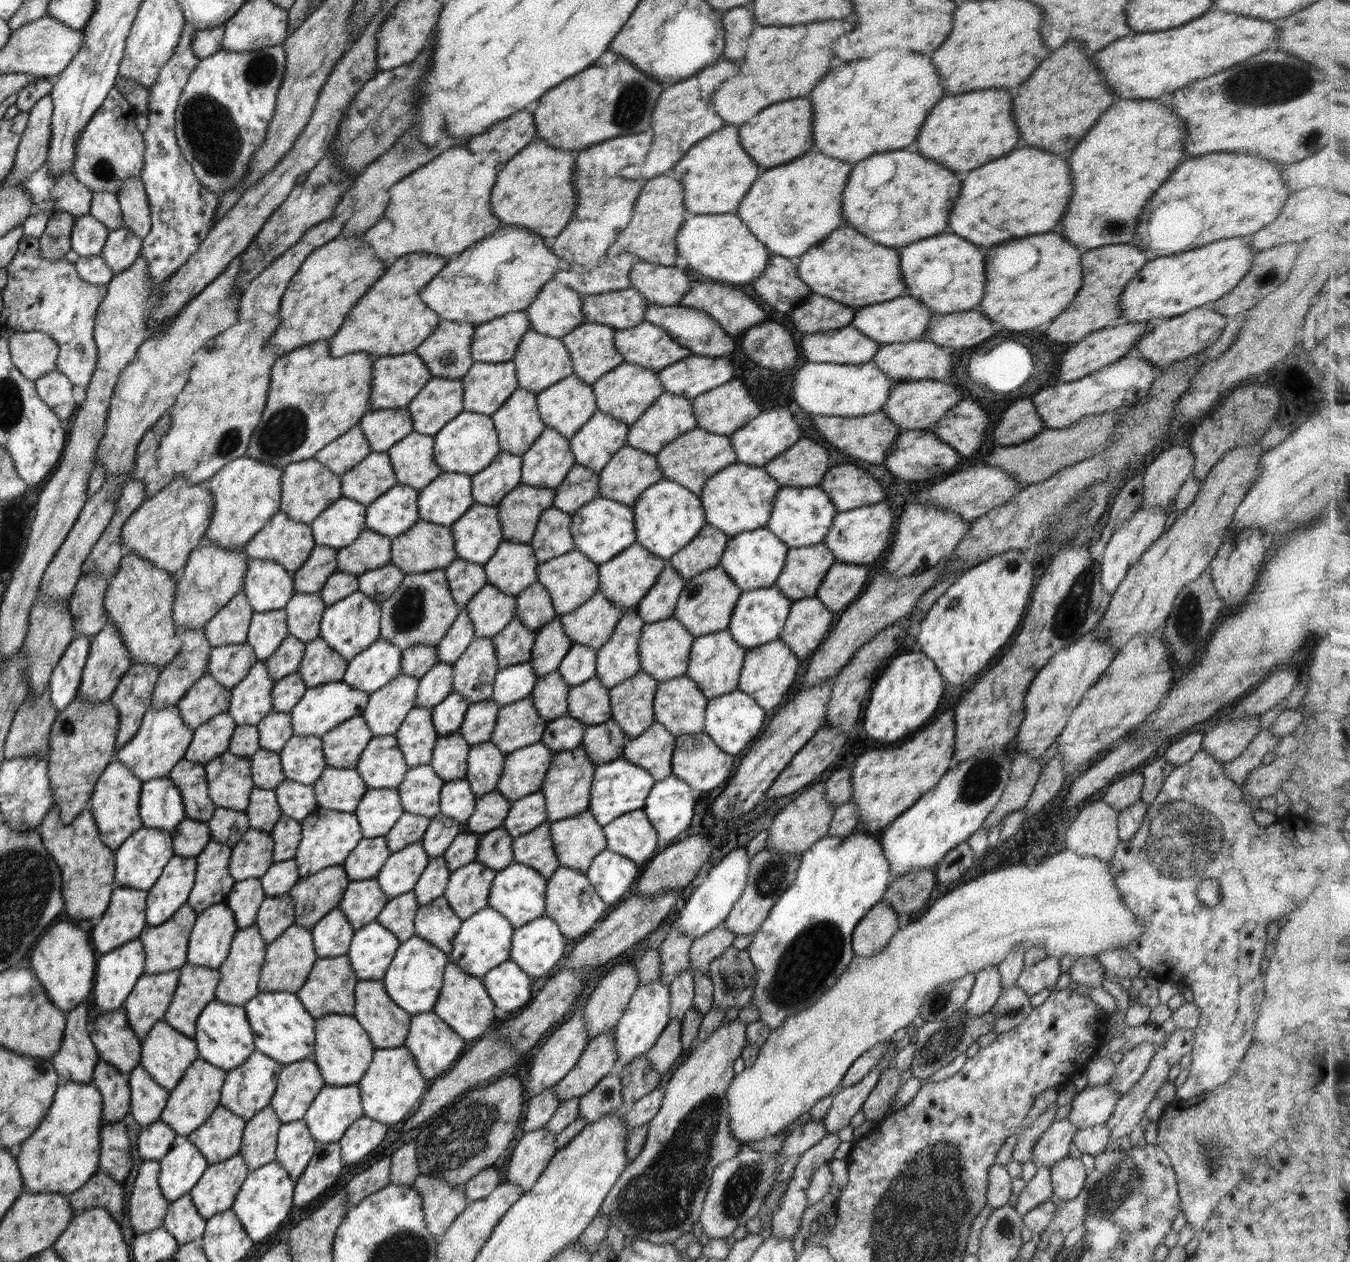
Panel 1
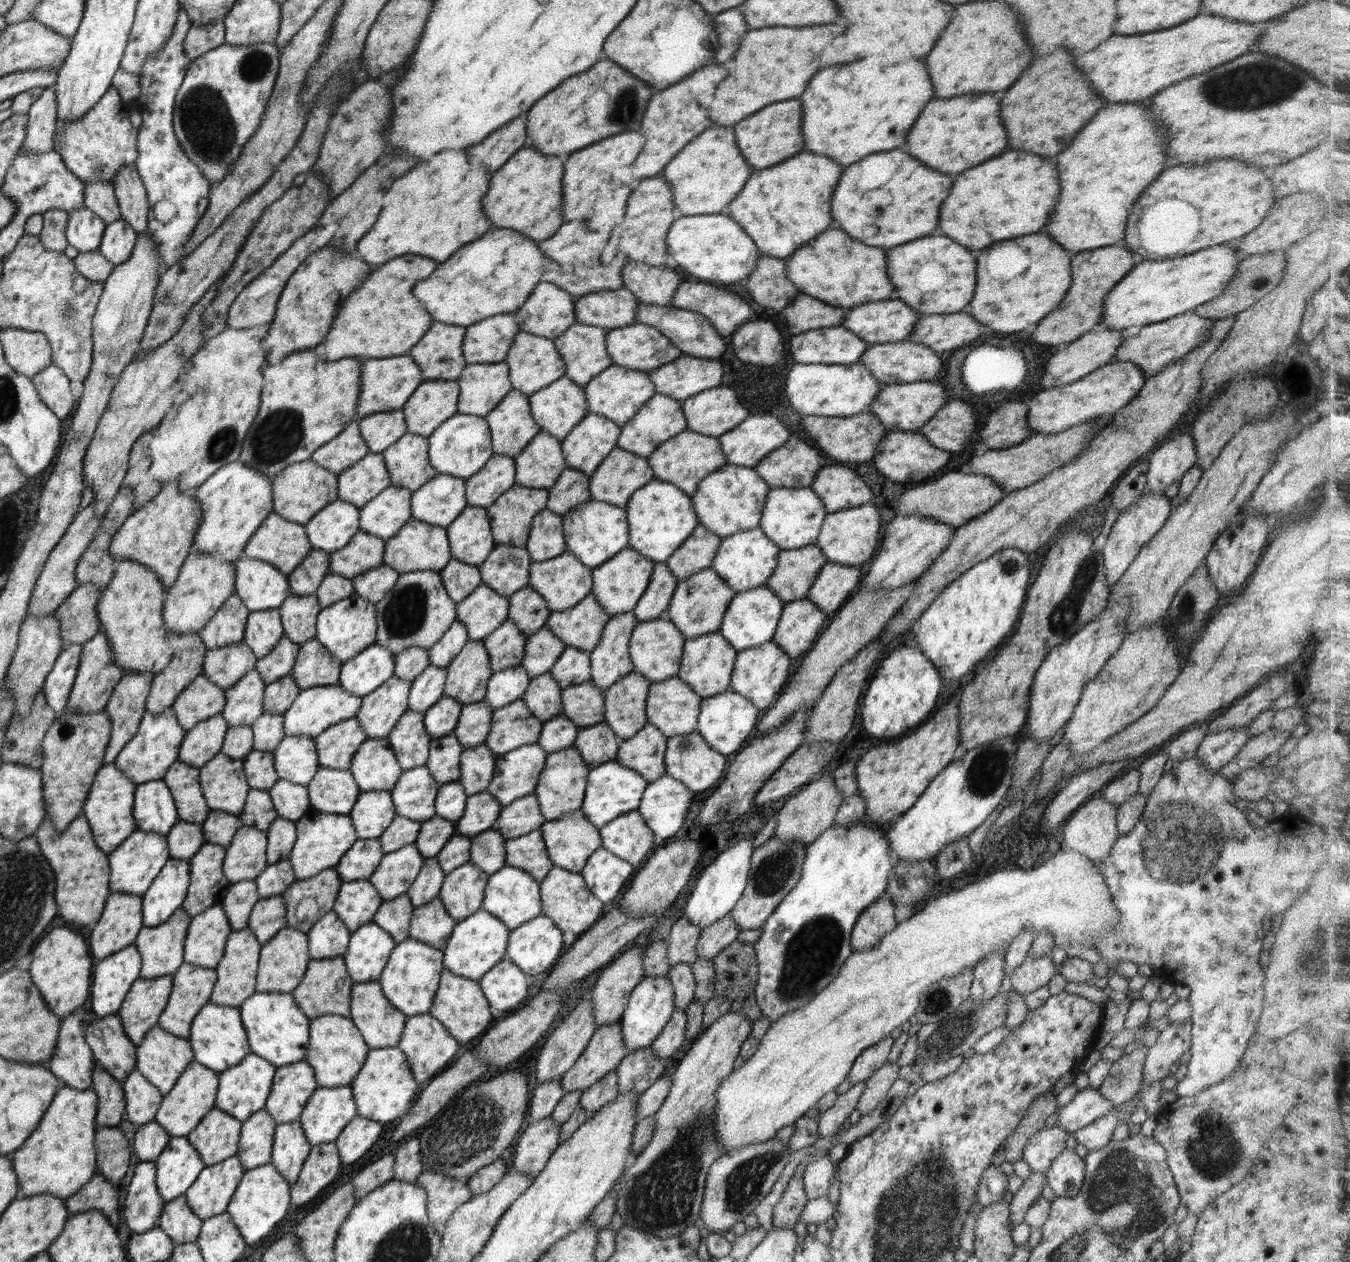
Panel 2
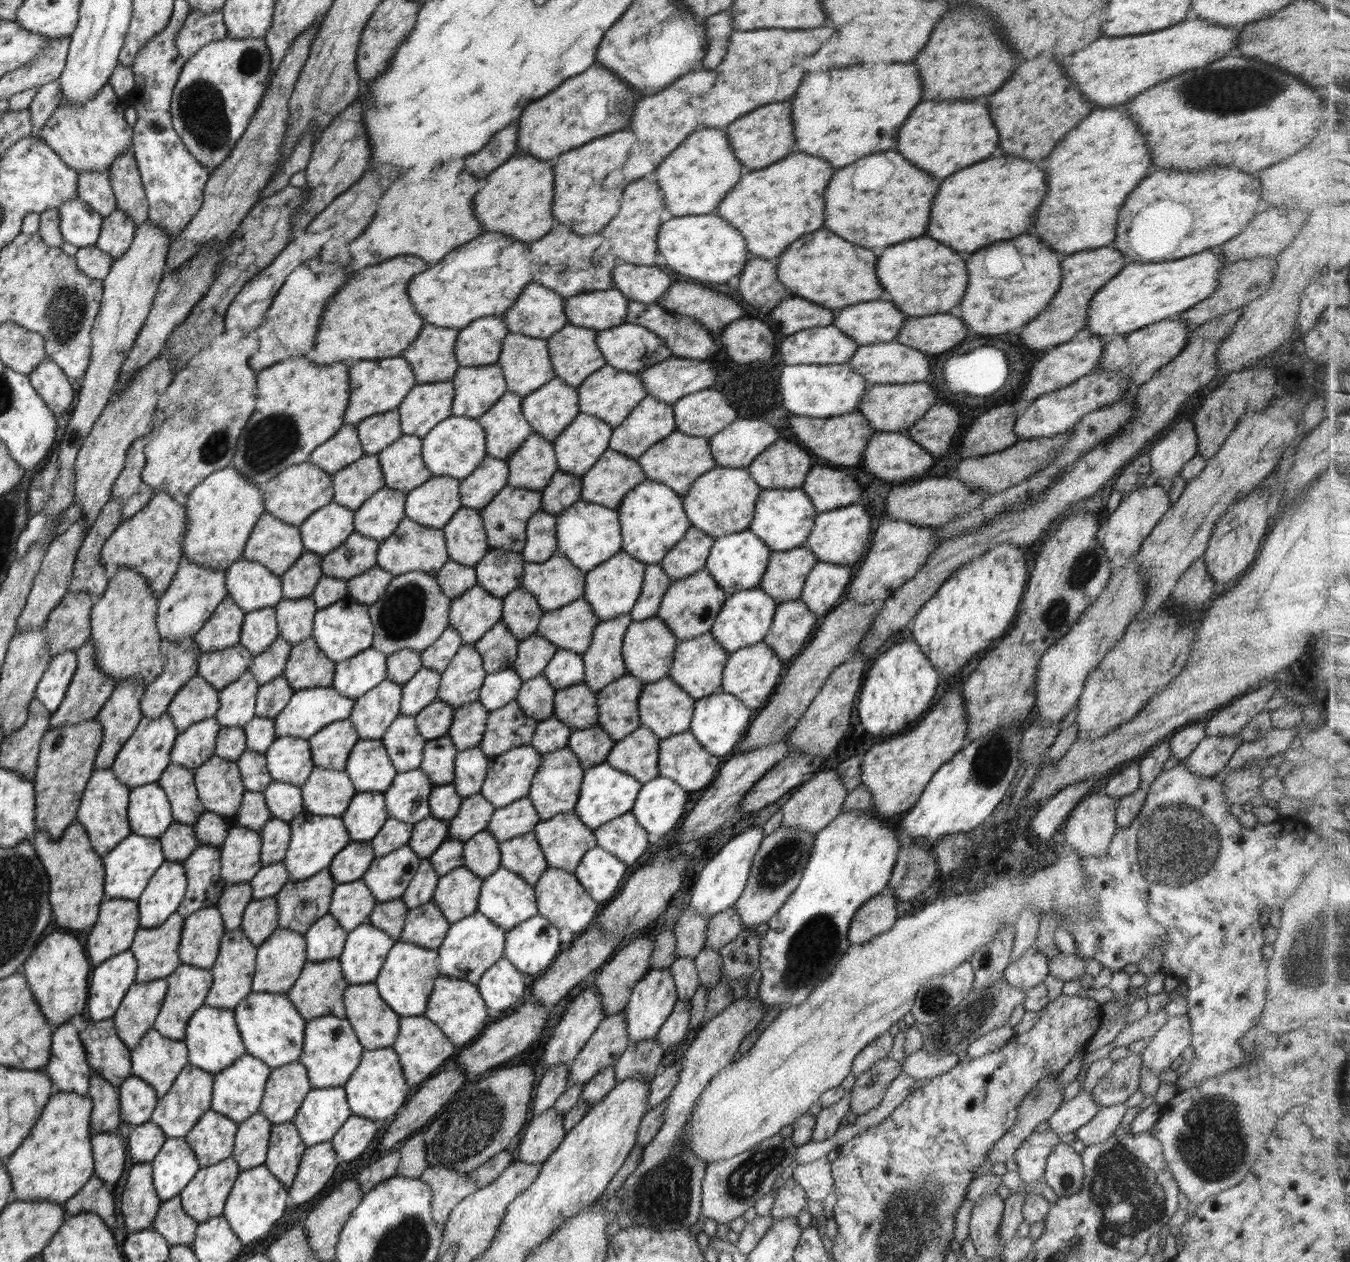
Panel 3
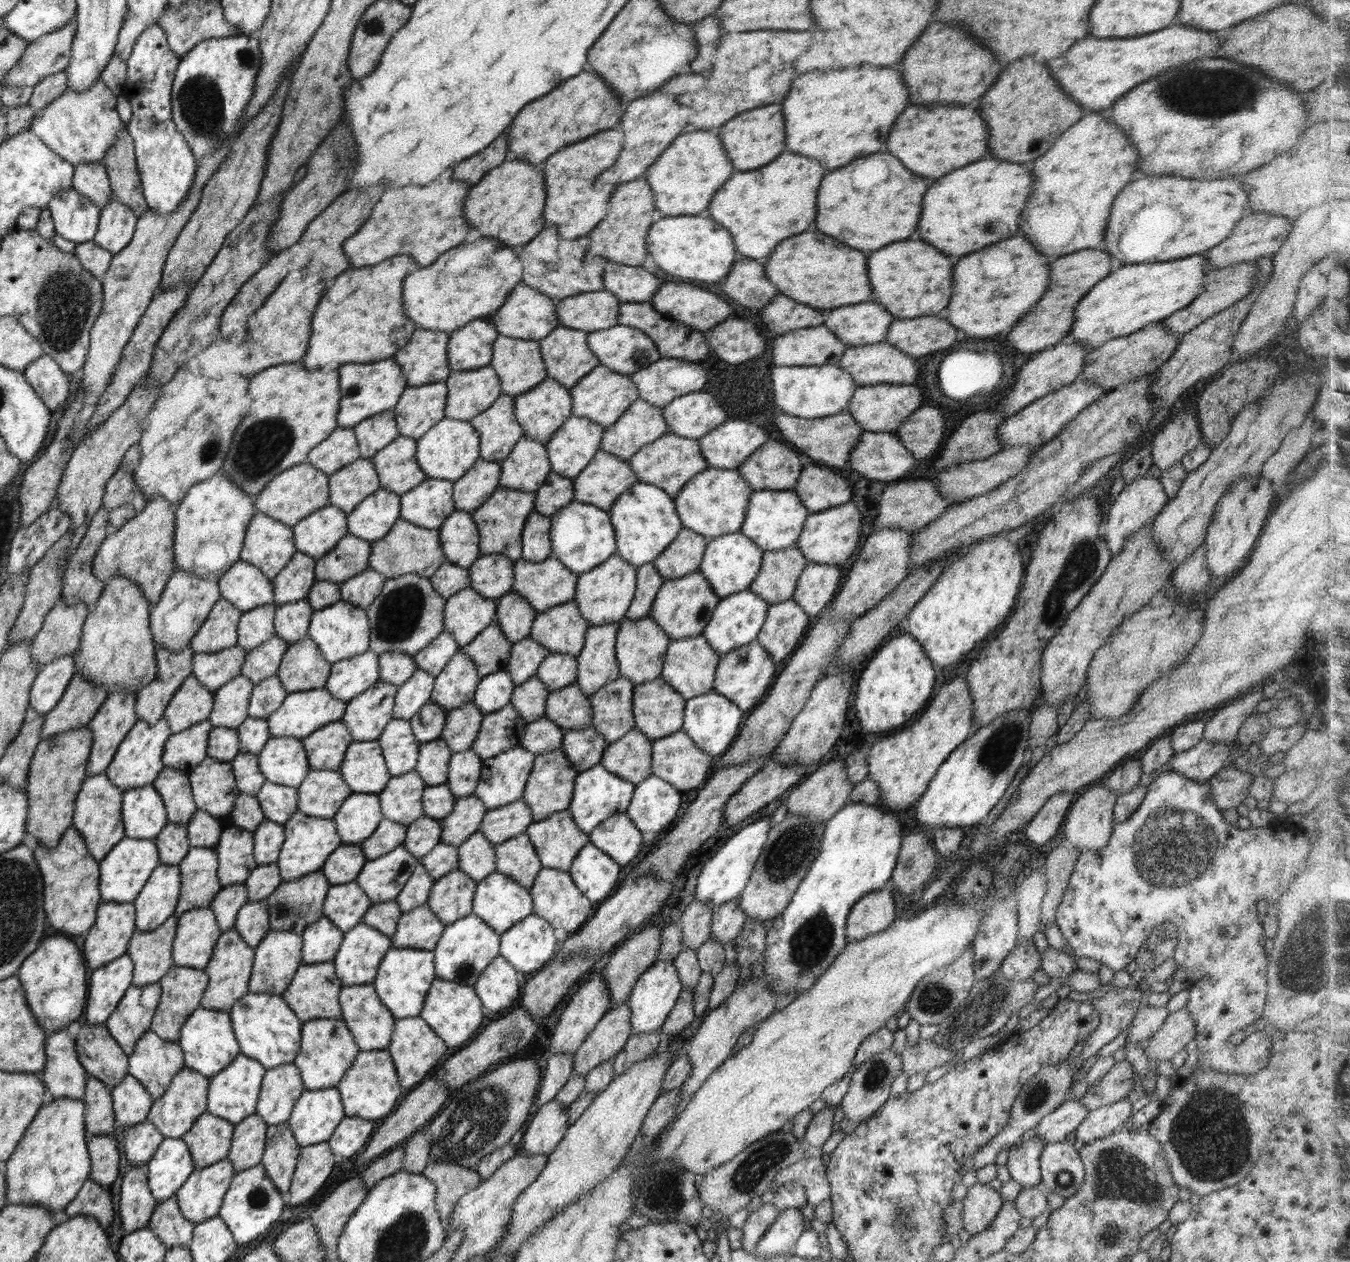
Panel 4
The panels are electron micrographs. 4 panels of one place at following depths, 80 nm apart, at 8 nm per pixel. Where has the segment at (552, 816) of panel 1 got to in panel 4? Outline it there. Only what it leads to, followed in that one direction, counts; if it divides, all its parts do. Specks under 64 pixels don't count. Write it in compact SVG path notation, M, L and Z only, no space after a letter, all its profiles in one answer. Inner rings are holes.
M562 749L536 755L523 792L523 801L530 807L534 821L547 819L552 813L566 810L572 800L578 771L566 759Z

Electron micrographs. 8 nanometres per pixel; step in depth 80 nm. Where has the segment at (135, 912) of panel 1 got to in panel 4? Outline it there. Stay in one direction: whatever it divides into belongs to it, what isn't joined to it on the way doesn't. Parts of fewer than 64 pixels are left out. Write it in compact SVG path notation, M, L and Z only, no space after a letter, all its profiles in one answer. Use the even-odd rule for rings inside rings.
M101 902L82 948L93 971L124 955L135 927L134 903Z

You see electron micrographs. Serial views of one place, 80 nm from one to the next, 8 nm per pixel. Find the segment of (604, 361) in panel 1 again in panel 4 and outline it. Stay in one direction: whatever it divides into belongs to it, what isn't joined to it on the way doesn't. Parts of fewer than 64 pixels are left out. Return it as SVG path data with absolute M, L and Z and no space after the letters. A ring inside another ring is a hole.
M558 325L548 336L539 340L541 355L548 377L571 389L599 365L589 349L588 332Z

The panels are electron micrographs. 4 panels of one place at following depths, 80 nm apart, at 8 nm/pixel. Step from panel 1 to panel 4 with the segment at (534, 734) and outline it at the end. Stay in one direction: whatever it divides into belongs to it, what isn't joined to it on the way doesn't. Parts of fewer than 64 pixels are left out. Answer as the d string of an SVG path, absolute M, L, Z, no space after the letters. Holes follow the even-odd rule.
M508 703L484 715L471 749L482 762L519 745L528 722Z

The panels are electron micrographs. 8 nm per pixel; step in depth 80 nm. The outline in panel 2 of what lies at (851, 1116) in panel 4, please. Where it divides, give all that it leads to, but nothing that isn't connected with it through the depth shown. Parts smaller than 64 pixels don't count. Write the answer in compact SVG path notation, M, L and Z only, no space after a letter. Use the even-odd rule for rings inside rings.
M886 1061L880 1068L877 1068L869 1079L865 1080L864 1094L860 1096L857 1110L864 1114L870 1114L874 1108L878 1108L882 1103L890 1087L895 1083L898 1078L898 1071L900 1066L896 1062Z

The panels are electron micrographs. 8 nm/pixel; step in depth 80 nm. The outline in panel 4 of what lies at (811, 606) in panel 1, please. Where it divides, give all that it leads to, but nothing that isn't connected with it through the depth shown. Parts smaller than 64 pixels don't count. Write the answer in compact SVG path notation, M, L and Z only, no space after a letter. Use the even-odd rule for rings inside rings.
M785 600L768 608L764 626L755 638L778 665L783 665L796 650L812 621L794 601Z

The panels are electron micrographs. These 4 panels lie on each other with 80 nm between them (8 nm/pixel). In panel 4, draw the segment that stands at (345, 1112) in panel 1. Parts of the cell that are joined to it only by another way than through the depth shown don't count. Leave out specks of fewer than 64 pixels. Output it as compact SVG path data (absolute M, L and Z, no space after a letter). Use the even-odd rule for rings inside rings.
M337 1087L305 1091L293 1106L287 1124L301 1147L326 1142L344 1118Z

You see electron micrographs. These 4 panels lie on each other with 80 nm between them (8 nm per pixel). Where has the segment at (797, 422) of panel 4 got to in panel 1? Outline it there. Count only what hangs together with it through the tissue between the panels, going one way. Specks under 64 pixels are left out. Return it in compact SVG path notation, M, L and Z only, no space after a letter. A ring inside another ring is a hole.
M881 410L855 417L812 415L812 422L830 446L872 464L882 464L885 461L888 447L891 447L892 441L902 432Z

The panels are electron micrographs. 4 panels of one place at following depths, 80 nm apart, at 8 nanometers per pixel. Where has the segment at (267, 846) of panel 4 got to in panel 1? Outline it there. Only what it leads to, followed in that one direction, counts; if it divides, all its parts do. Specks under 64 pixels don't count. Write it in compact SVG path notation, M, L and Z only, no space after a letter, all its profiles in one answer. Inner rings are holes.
M283 814L275 822L270 835L273 838L275 846L272 853L274 863L295 858L298 845L301 841L300 821Z

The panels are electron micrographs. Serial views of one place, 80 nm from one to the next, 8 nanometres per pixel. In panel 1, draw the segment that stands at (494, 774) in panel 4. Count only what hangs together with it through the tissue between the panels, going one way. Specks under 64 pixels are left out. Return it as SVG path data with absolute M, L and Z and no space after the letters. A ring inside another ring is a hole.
M541 741L517 748L514 753L506 753L506 762L495 790L512 803L540 791L545 772L552 764L555 753Z

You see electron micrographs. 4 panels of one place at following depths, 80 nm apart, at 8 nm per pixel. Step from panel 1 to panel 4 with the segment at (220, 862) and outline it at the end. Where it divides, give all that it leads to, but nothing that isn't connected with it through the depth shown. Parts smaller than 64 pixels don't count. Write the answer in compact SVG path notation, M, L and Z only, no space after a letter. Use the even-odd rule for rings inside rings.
M191 847L179 864L181 887L174 916L179 917L192 909L210 906L223 887L218 880L218 865L214 847Z

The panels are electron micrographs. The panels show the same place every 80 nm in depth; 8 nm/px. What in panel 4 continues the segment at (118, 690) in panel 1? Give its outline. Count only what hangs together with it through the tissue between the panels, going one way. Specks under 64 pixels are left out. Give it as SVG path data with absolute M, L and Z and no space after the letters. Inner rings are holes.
M127 690L110 693L100 705L98 712L87 724L92 733L90 758L88 758L86 767L87 776L105 772L110 762L114 760L119 744L124 740L128 732L132 730L134 724L139 721L139 716L136 716L135 711L136 695L137 692L128 692Z

